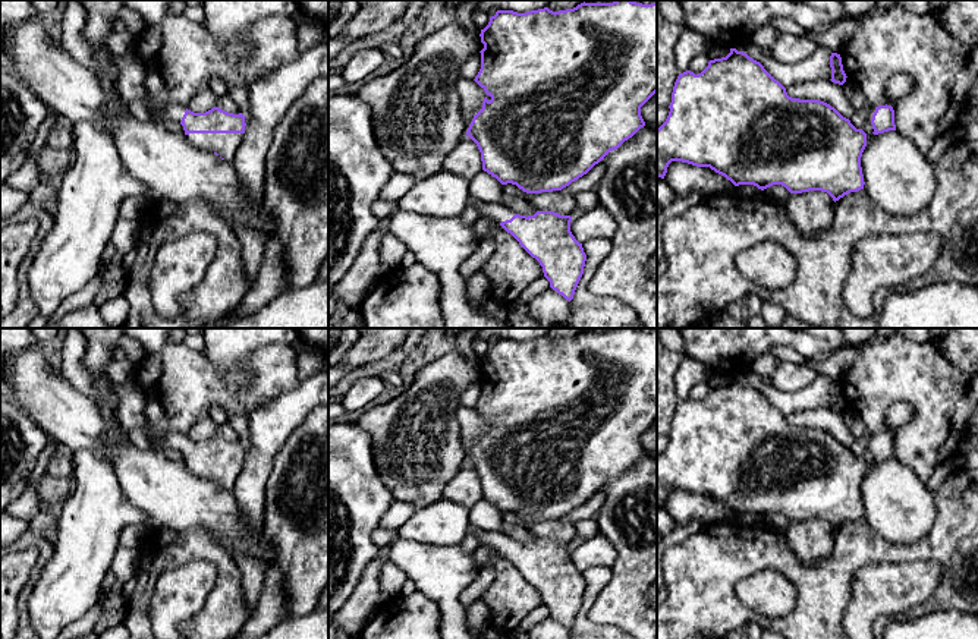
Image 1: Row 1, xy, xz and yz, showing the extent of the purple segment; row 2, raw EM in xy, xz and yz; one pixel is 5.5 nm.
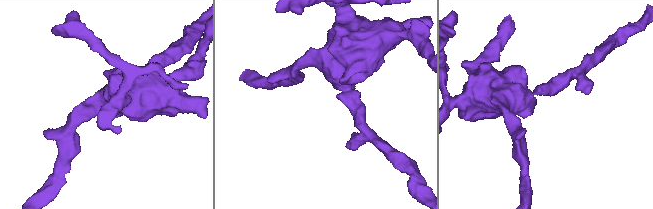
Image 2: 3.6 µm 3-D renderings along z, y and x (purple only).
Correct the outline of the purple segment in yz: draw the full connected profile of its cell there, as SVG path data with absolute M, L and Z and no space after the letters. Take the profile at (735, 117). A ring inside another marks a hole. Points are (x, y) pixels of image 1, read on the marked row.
M730 48L726 57L710 60L698 75L691 70L679 73L669 108L666 122L657 129L657 177L664 179L672 161L682 161L710 167L735 186L754 185L764 191L782 185L790 193L821 191L834 202L864 189L861 157L867 147L867 133L824 101L789 97L786 88L743 51Z

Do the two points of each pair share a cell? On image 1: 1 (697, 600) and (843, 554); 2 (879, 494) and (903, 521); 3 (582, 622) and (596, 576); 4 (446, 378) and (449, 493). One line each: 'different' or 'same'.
1: same
2: same
3: same
4: different

